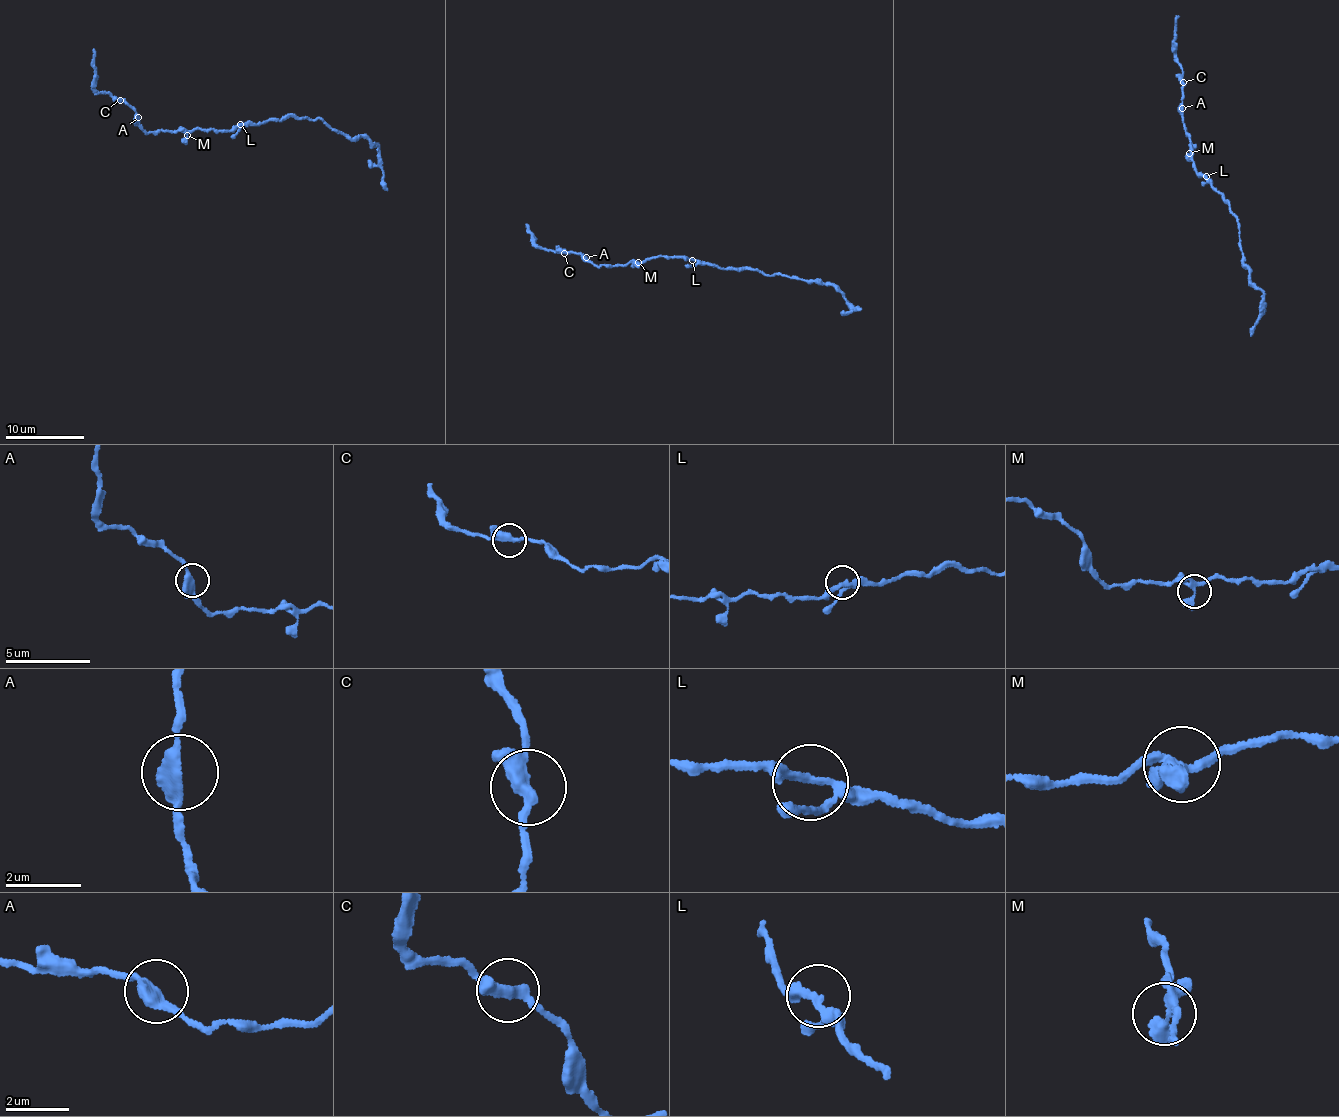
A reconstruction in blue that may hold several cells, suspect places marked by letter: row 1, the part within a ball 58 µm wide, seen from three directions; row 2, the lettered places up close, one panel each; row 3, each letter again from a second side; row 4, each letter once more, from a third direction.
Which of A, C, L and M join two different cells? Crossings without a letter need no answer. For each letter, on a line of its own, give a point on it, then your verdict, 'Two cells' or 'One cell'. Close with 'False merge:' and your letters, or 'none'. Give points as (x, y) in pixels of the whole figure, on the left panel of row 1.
A: Place: (138, 117). One cell
C: Place: (120, 100). One cell
L: Place: (240, 124). One cell
M: Place: (187, 135). One cell
False merge: none

